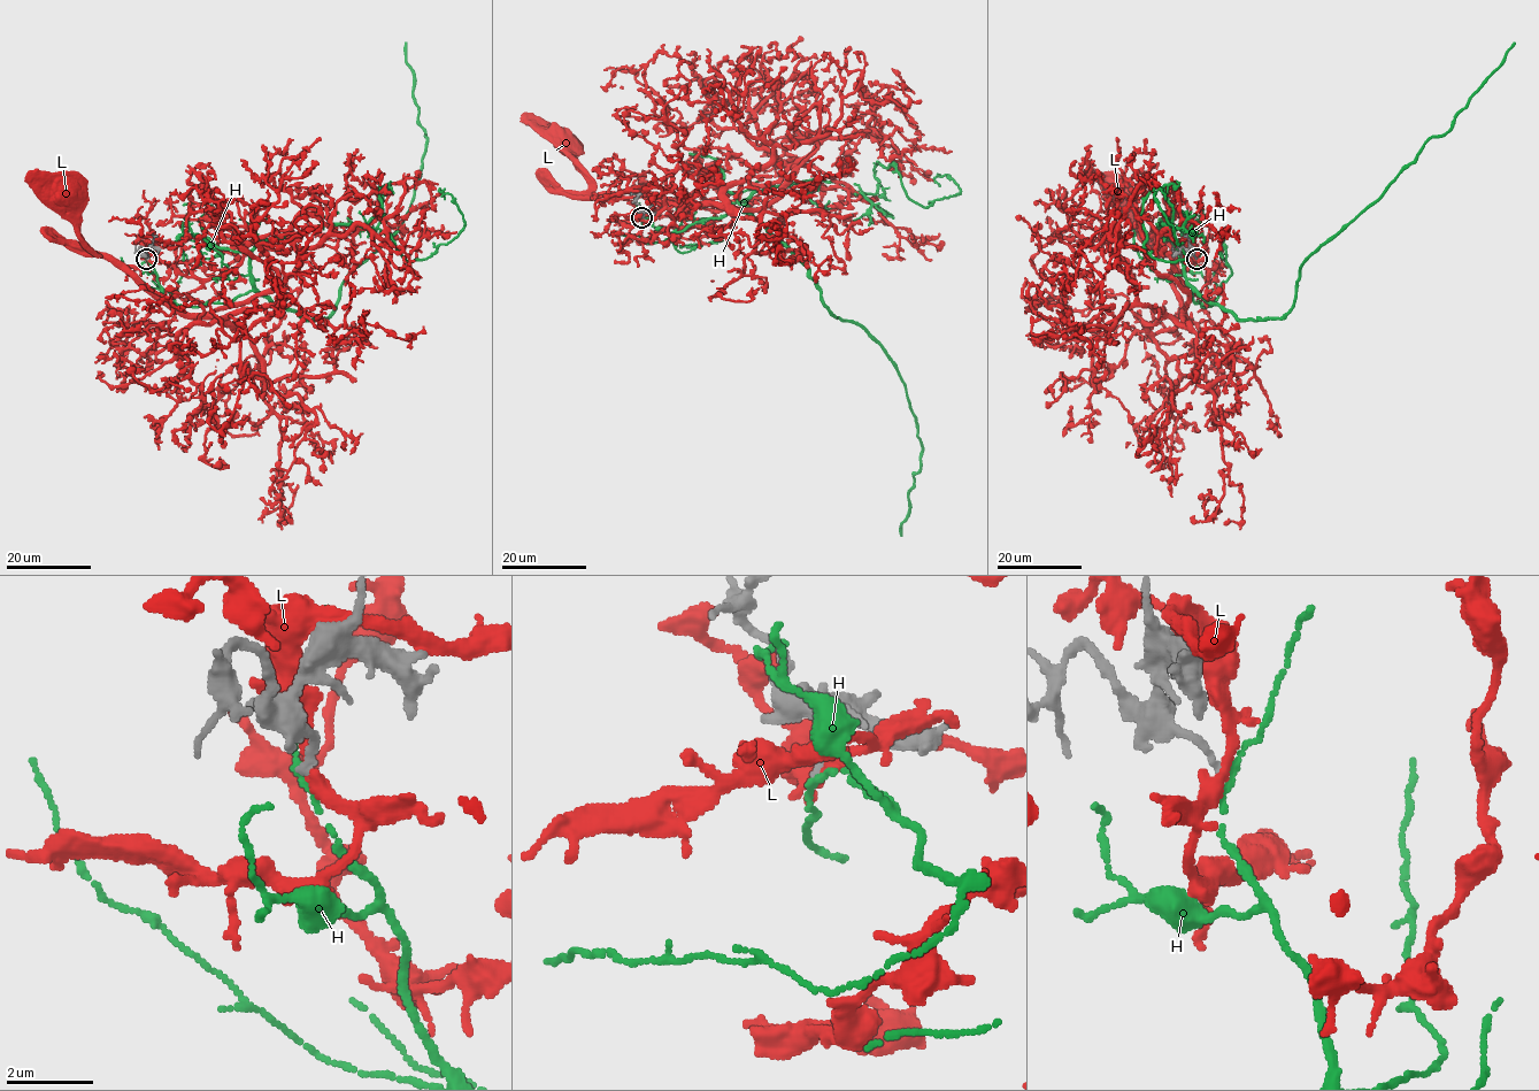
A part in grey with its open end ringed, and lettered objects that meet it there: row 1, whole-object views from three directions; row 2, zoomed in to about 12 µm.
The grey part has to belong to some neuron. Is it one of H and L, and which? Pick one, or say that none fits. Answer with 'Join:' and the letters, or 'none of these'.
Join: none of these

